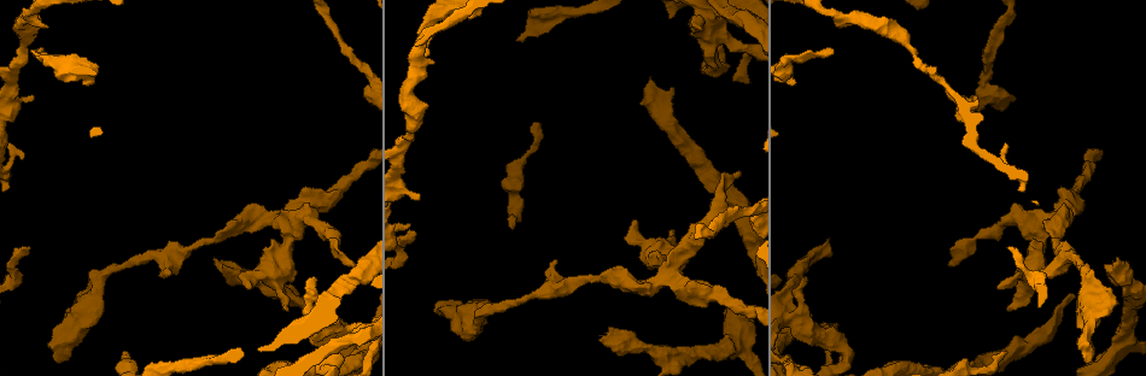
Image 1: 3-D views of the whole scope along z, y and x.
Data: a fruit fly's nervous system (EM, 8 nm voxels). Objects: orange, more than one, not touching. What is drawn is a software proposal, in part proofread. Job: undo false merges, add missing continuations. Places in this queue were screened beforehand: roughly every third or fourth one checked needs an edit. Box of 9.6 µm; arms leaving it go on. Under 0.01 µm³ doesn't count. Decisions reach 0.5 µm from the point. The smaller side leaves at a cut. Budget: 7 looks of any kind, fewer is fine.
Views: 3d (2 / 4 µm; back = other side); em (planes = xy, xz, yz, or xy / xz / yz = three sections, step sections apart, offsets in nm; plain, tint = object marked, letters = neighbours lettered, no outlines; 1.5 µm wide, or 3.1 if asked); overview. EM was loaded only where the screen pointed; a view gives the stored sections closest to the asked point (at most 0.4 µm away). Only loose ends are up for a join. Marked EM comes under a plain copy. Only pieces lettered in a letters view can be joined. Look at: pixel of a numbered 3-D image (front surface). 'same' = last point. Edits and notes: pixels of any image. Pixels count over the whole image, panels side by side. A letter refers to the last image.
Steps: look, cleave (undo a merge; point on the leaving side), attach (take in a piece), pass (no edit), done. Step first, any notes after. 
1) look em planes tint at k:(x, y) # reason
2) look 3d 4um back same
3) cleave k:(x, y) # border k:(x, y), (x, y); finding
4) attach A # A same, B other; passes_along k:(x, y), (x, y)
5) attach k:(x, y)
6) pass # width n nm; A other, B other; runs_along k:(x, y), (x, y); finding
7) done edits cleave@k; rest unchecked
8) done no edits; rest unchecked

look em planes letters at 1:(40, 49) # branch stops here

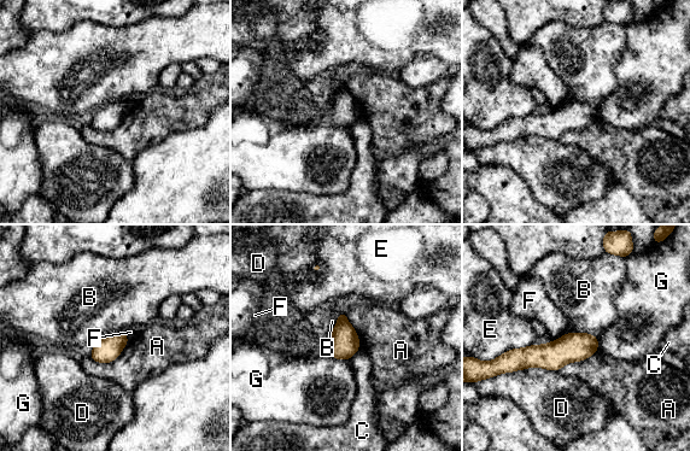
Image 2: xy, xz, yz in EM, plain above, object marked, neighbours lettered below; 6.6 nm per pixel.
pass # width 170 nm; longest_contact D 400 nm; A other, B other, C other, D other, E other, F other, G other; no lettered piece goes on from it

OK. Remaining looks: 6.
look em xz step 4 tint at 1:(999, 286) # branch stops here

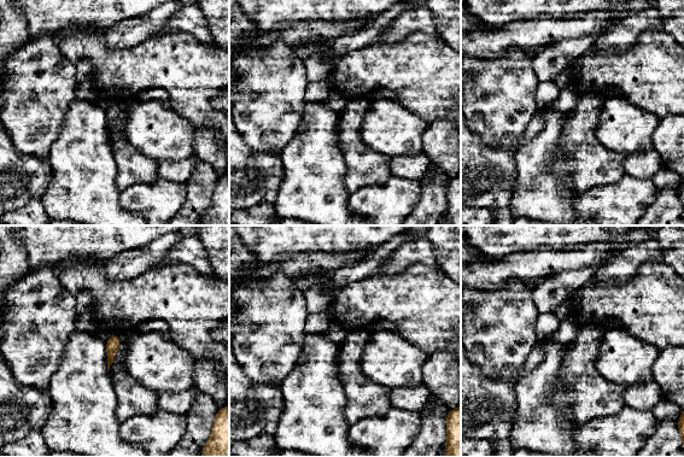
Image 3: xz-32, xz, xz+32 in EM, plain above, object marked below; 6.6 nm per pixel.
look em planes letters same # cut it another way

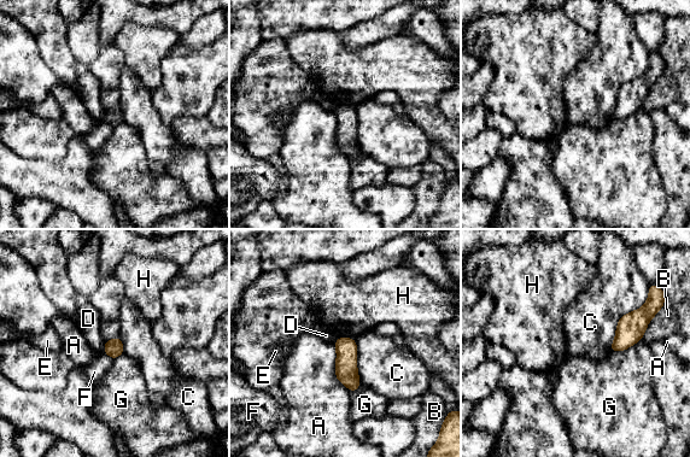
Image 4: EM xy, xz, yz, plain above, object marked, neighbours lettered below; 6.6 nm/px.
pass # longest_contact C 420 nm; A other, B other, C other, D other, E other, F other, G other, H other; border 4:(354, 338), (337, 339); no lettered piece goes on from it

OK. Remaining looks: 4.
look em yz step 8 tint at 1:(554, 260) # thick end

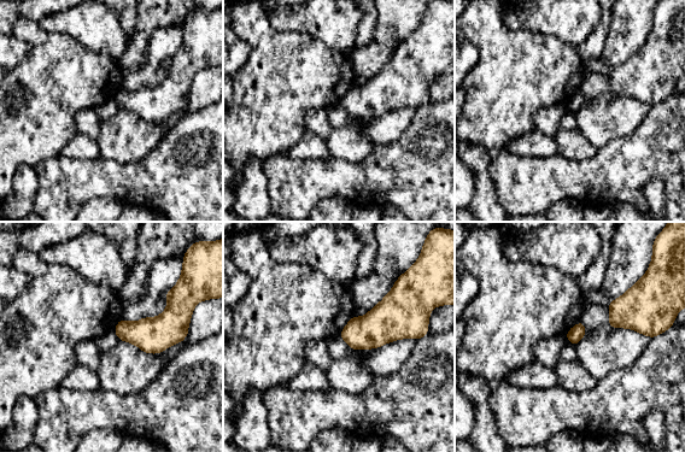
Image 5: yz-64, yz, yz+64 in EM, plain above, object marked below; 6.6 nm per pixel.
look em yz step 8 letters same

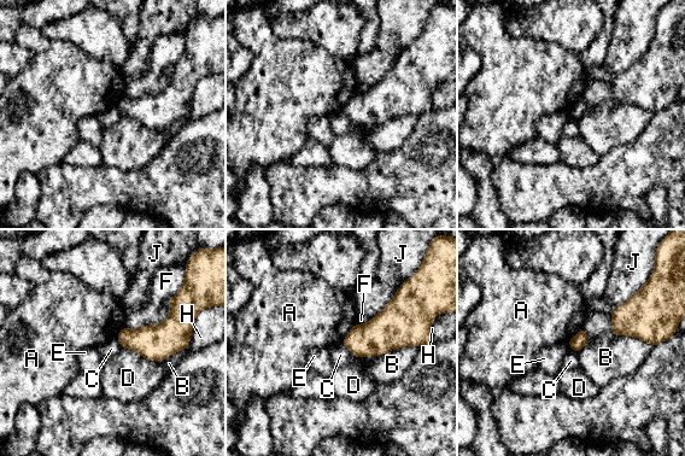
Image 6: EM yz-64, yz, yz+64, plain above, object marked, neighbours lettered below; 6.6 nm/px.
pass # A other, B other, C other, D other, E other, F other, H other, J other; border 6:(341, 343), (352, 355); no lettered piece goes on from it

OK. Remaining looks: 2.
done no edits; rest unchecked

